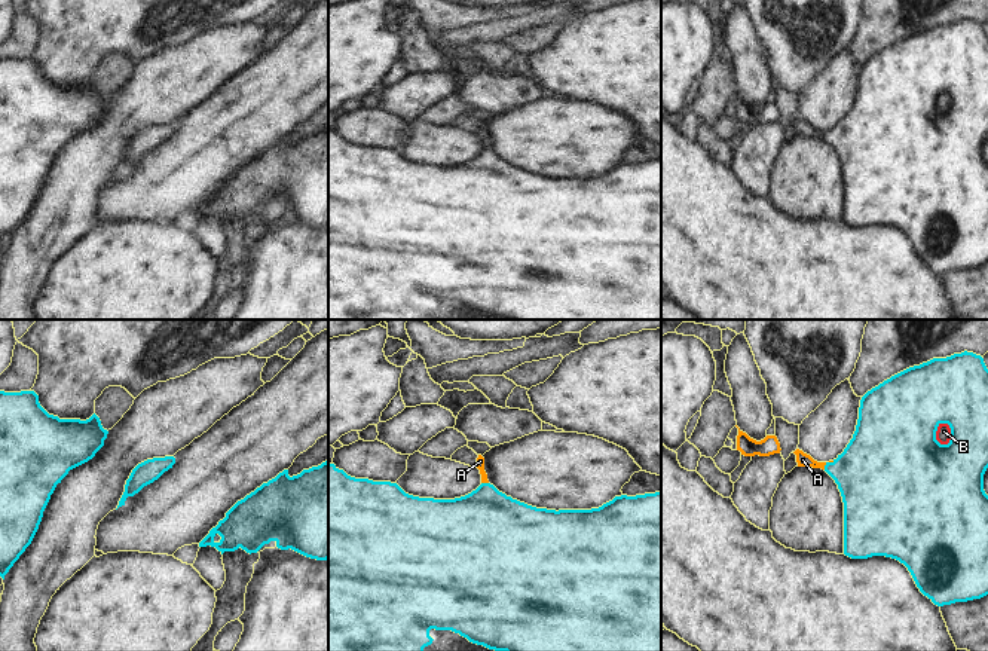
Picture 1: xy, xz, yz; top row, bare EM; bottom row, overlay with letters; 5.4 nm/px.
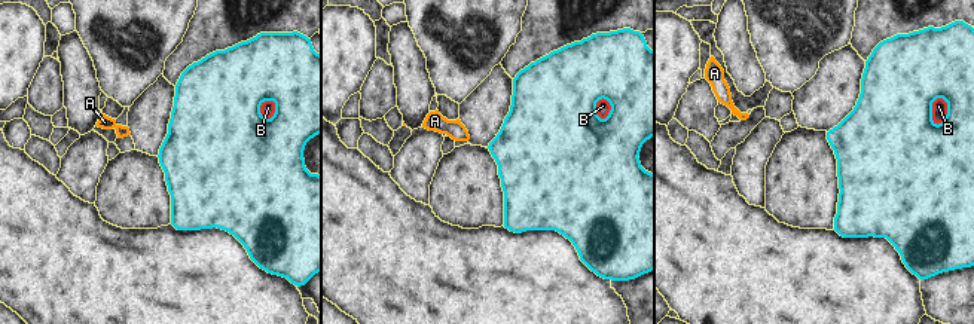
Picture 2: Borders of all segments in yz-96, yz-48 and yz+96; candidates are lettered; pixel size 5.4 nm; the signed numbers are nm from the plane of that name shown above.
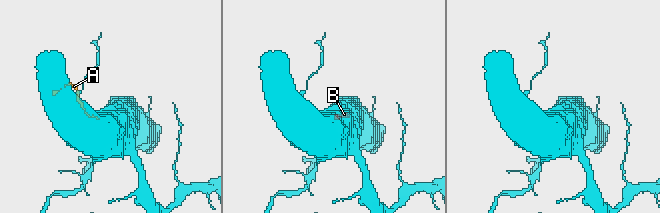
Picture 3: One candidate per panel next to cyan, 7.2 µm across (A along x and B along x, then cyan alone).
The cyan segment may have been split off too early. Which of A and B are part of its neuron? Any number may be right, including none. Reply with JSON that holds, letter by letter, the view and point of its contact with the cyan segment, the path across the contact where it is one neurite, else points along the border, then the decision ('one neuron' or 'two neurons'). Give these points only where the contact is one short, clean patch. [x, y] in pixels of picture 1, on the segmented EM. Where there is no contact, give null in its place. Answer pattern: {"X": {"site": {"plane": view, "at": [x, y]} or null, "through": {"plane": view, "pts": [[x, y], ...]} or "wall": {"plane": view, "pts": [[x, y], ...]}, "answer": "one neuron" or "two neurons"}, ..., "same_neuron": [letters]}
{"A": {"site": {"plane": "xz", "at": [485, 483]}, "through": {"plane": "xz", "pts": [[486, 529], [485, 483], [480, 461]]}, "answer": "one neuron"}, "B": {"site": {"plane": "yz", "at": [935, 436]}, "answer": "one neuron"}, "same_neuron": ["A", "B"]}

